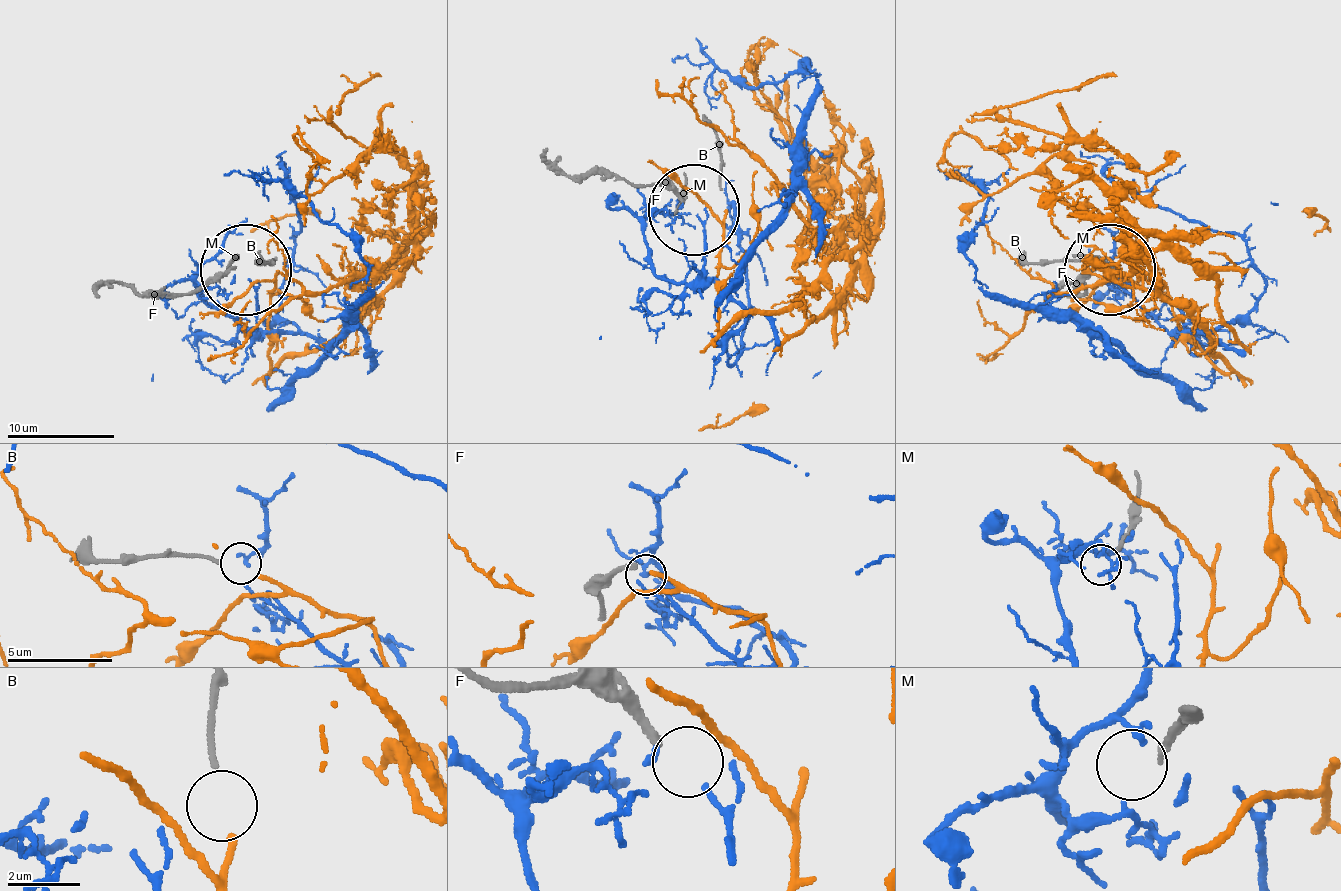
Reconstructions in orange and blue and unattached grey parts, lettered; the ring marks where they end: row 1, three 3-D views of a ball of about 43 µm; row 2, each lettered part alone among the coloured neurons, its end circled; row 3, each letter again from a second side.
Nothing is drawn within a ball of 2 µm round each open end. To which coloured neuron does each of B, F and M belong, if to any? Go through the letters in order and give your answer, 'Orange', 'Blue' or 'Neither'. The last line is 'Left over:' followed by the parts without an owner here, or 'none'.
B: Orange
F: Neither
M: Neither
Left over: F, M

